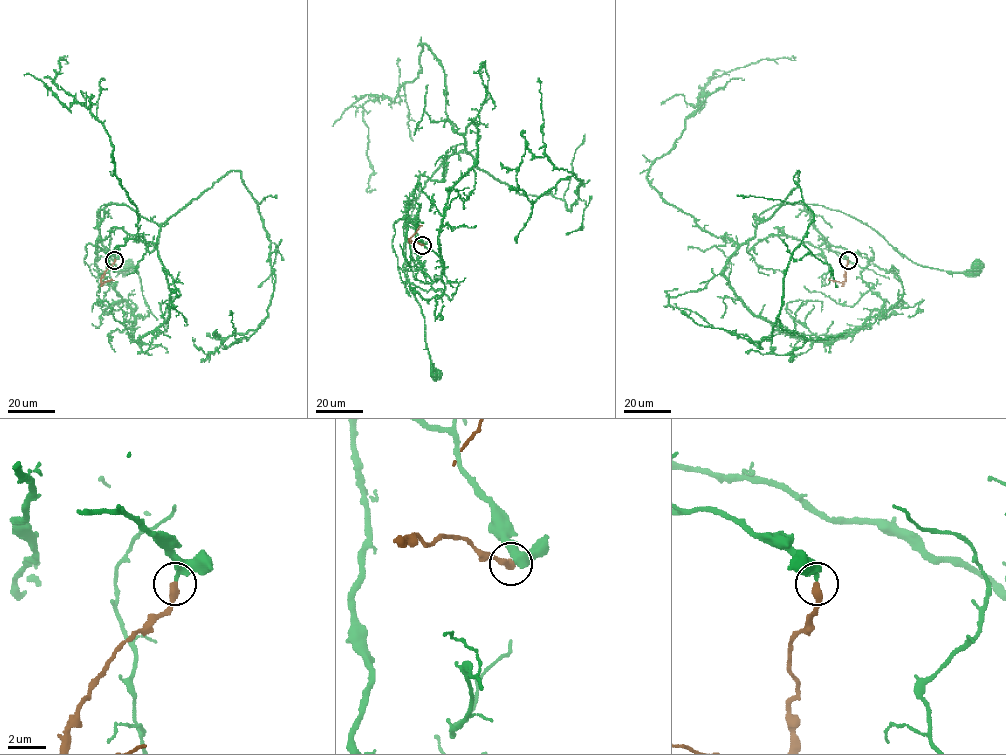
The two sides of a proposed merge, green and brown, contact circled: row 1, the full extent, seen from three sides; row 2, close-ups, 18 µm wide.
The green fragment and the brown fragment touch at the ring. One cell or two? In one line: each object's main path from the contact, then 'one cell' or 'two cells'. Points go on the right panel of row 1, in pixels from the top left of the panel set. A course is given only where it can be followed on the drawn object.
green runs (848, 259), (829, 251), (804, 204), (860, 220), (924, 266), (959, 272), (977, 265); brown runs (848, 260), (844, 281), (828, 280); one cell

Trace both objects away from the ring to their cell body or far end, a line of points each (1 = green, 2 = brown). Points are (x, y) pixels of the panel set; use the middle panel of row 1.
1: (422, 245), (416, 230), (404, 226), (414, 201), (405, 237), (407, 278), (425, 321), (425, 342), (436, 374)
2: (422, 245), (409, 241), (422, 225)

